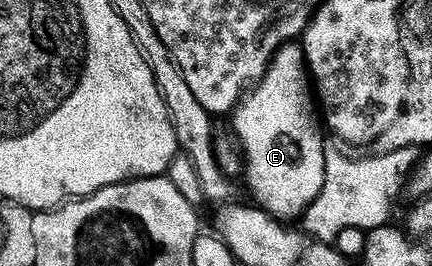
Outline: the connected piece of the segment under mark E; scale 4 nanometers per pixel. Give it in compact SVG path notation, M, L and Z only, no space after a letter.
M299 42L283 43L272 57L266 73L236 104L231 112L232 131L244 150L244 159L248 168L244 175L248 178L248 187L257 204L268 214L281 221L292 221L295 215L312 207L312 198L322 189L324 184L324 135L322 119L314 102L314 91L310 86L310 72L304 57L303 46Z

